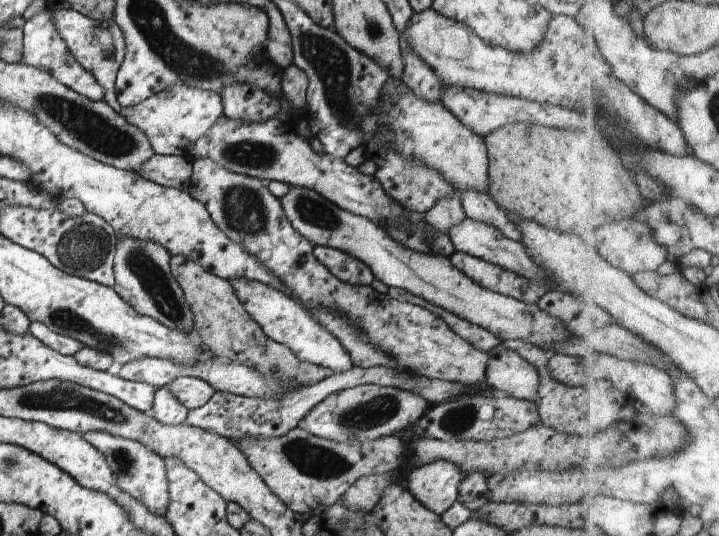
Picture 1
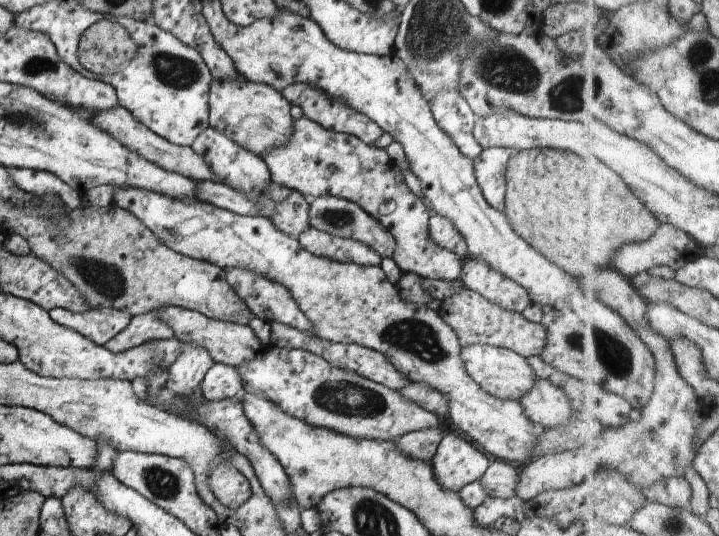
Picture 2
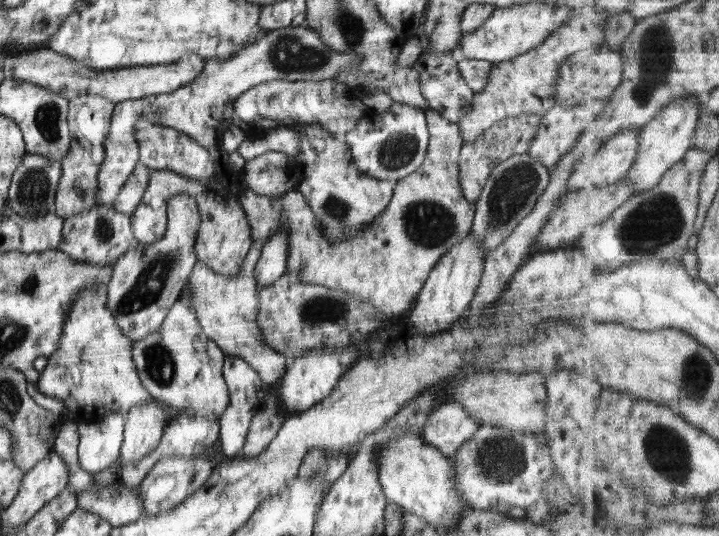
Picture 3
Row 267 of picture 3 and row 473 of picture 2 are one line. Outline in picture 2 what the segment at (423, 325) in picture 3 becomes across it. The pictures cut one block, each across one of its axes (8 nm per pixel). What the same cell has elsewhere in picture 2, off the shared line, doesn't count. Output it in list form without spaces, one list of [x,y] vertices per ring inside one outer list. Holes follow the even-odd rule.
[[[451,431],[442,437],[431,465],[436,482],[452,492],[478,481],[490,466],[488,458],[476,446],[458,432]]]

